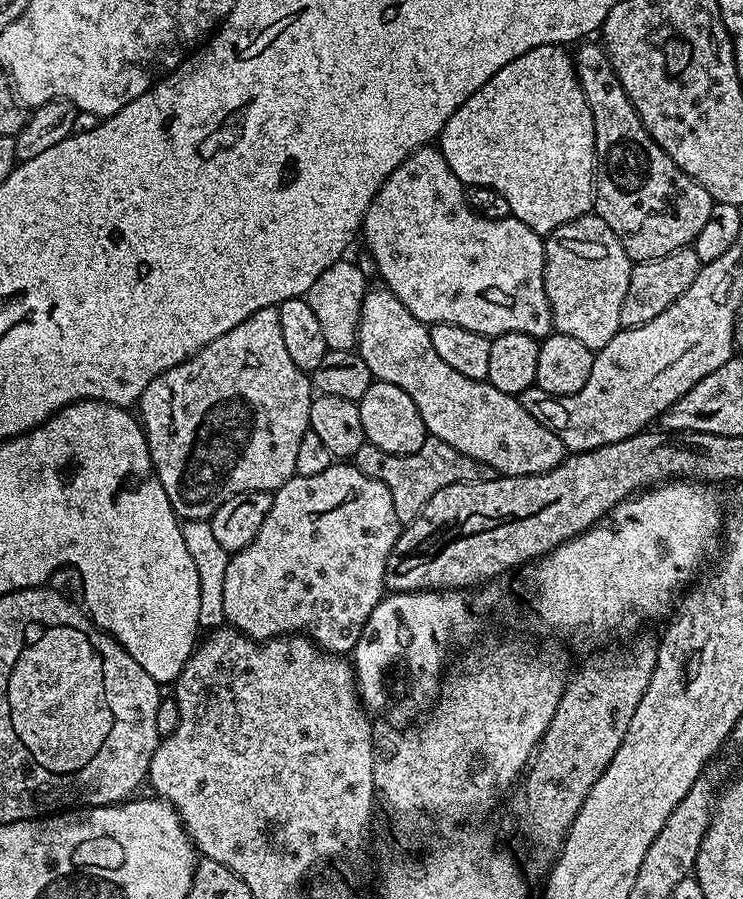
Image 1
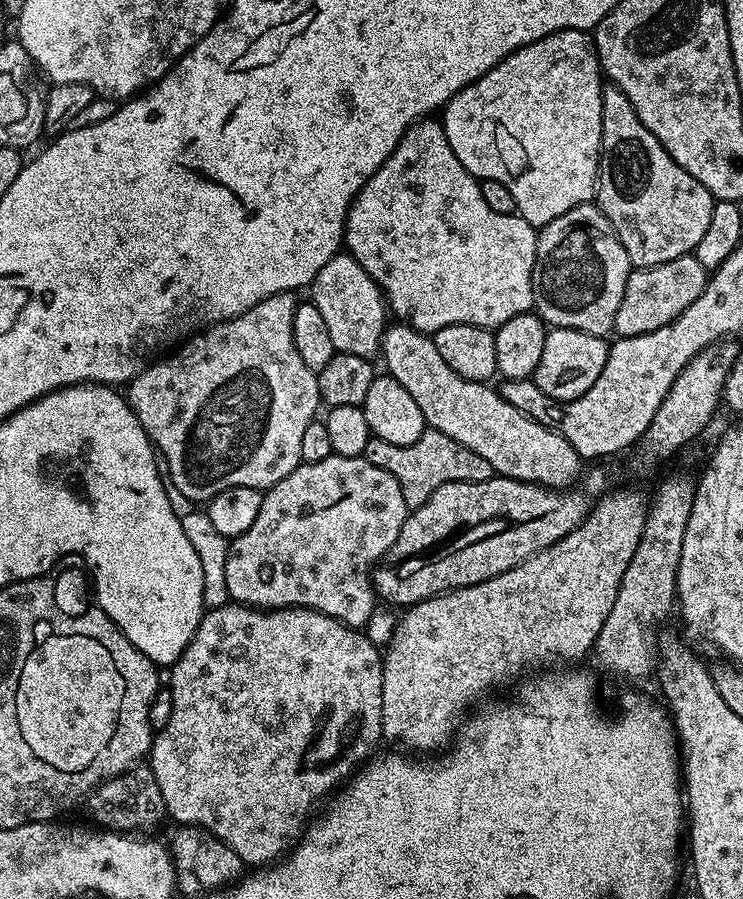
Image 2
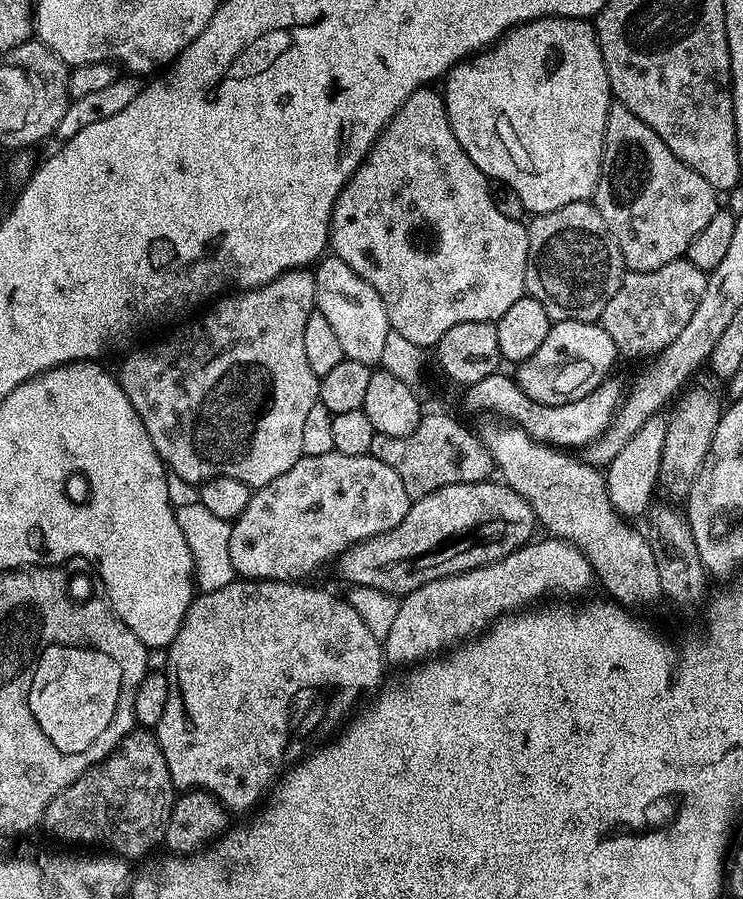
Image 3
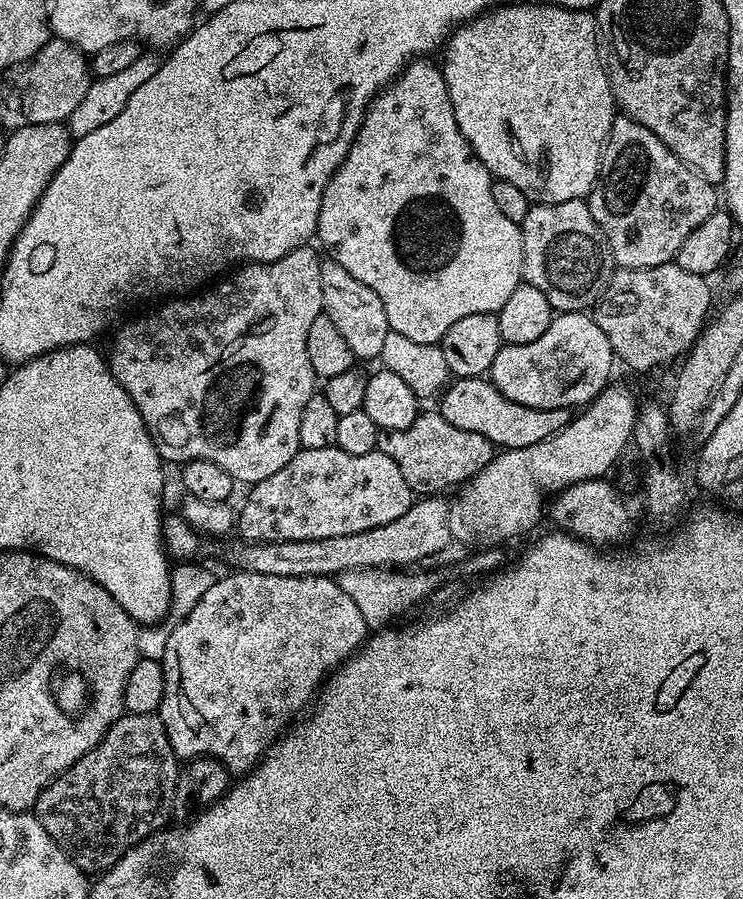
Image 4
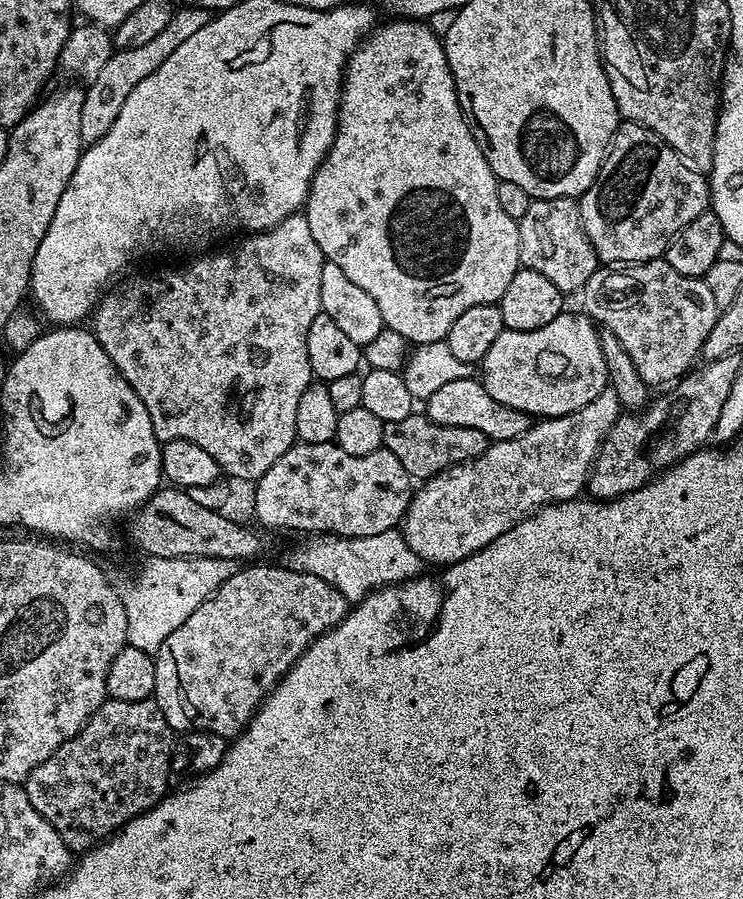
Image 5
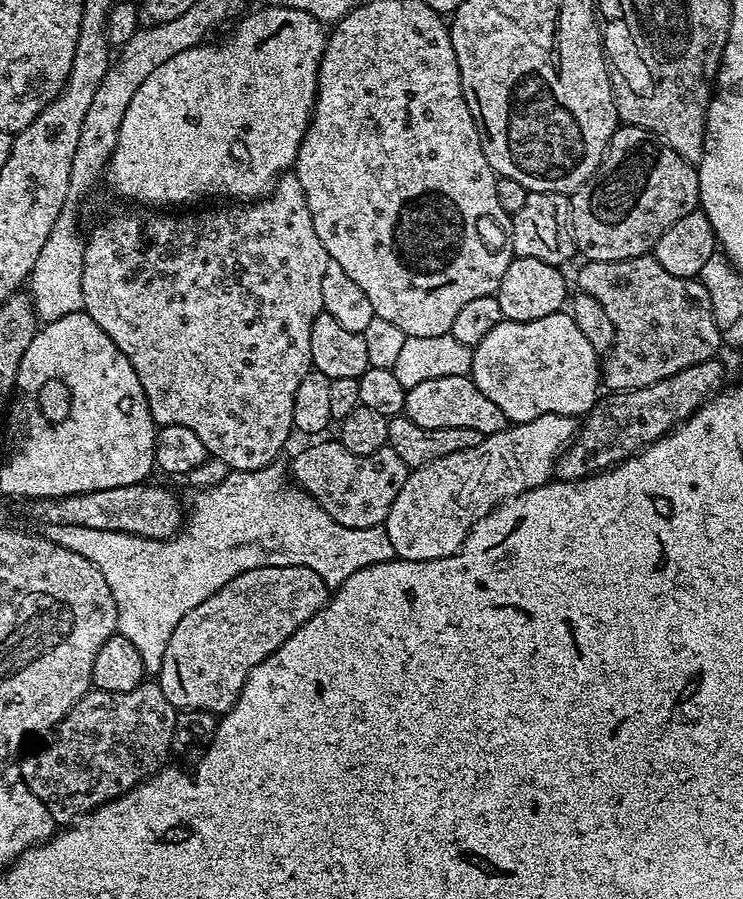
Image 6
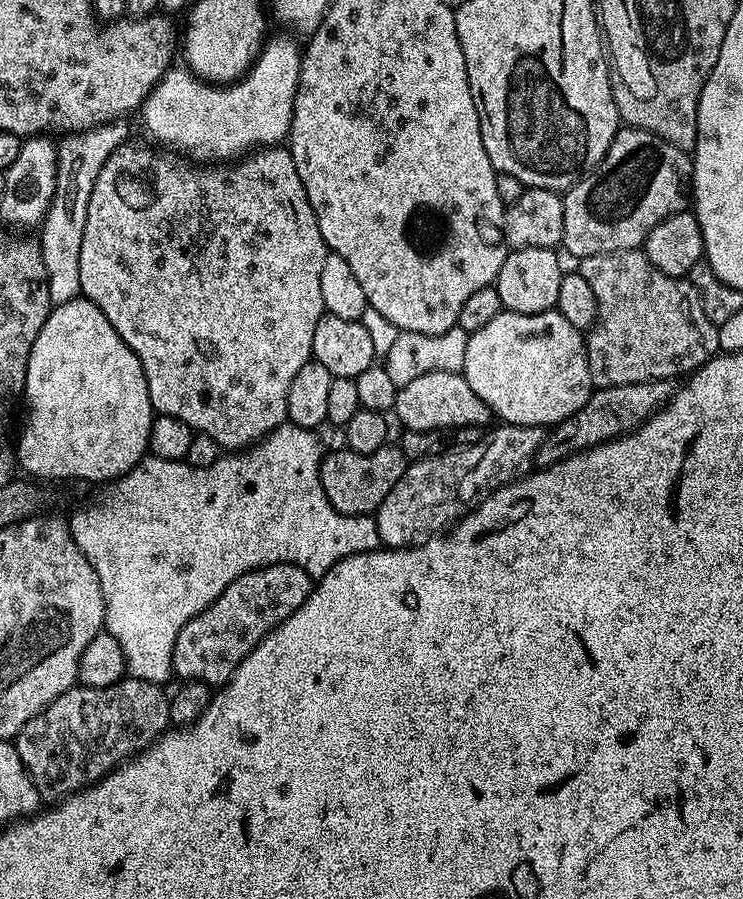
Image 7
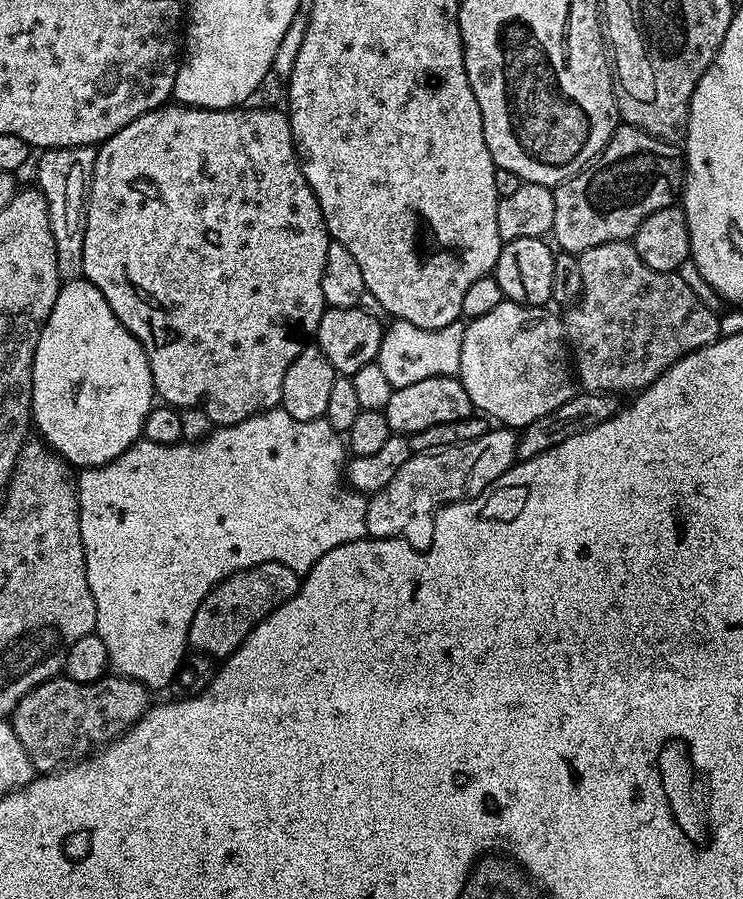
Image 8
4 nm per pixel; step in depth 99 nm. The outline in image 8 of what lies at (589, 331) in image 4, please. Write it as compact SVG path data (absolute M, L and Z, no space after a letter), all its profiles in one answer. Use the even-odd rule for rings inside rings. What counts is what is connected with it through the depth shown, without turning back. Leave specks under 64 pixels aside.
M505 299L498 306L494 306L490 314L482 314L482 318L474 318L464 324L458 379L466 394L470 394L473 409L493 421L496 419L497 425L522 430L530 422L538 422L538 418L558 410L558 406L570 402L570 398L577 395L578 384L570 363L570 349L564 335L563 319L547 312L548 310L544 306L519 304Z

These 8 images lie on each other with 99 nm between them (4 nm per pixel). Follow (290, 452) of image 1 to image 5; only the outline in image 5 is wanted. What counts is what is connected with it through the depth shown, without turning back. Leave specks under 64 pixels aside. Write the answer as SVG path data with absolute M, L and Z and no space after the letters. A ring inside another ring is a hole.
M302 214L286 218L278 222L278 226L267 228L265 232L254 232L240 239L245 240L240 240L233 248L228 248L225 252L216 252L213 256L197 255L192 258L197 260L192 260L181 268L168 268L165 272L154 273L153 276L136 276L125 284L117 283L101 296L100 303L96 305L91 317L90 328L95 332L102 350L110 354L110 362L114 362L122 378L130 382L134 394L142 398L142 406L146 406L150 414L154 434L161 442L194 442L202 446L202 450L206 450L206 454L210 454L214 462L218 462L221 473L255 482L262 474L266 474L266 470L270 470L270 466L274 466L274 462L278 462L278 458L282 458L282 454L286 454L286 450L290 450L292 445L297 443L298 401L302 399L302 390L306 390L314 380L310 370L310 354L306 354L306 334L310 334L310 322L314 322L314 318L322 310L320 295L325 258L322 250L318 250L318 242L314 242L314 234L310 234L310 222Z

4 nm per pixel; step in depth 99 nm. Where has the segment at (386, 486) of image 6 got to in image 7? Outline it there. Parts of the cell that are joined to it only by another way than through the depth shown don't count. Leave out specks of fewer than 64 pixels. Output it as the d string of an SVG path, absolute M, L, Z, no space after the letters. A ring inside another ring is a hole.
M385 446L374 450L374 454L329 451L320 462L320 481L334 510L347 516L366 516L382 506L386 494L390 494L402 478L405 467L404 455L398 446Z

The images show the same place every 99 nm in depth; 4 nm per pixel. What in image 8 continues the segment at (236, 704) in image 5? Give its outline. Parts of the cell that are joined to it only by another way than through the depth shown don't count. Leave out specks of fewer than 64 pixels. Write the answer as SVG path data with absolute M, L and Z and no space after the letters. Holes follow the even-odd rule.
M266 562L253 568L244 568L227 576L217 588L210 590L198 606L198 614L194 614L194 622L190 622L188 631L188 648L192 652L201 652L204 656L226 658L242 646L244 639L265 620L275 608L282 606L300 588L301 577L290 566L282 566L278 562Z

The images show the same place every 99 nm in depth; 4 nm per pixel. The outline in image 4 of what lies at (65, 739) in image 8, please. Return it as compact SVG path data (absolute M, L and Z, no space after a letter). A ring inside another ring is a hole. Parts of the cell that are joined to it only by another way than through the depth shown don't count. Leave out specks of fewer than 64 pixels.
M125 712L86 755L48 783L36 799L34 814L42 822L42 828L80 869L86 874L96 874L113 866L126 850L159 832L173 819L177 775L178 758L159 715Z

